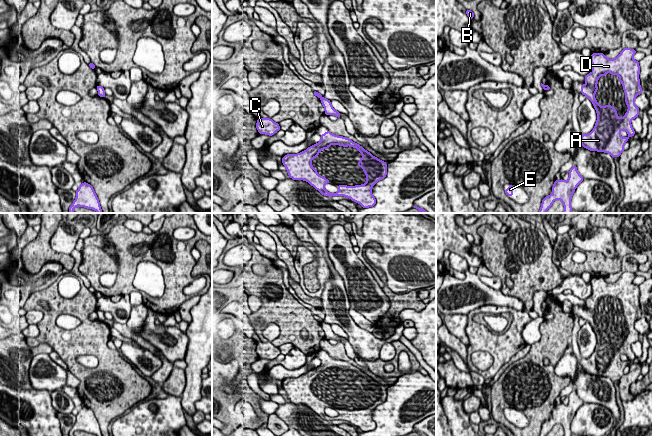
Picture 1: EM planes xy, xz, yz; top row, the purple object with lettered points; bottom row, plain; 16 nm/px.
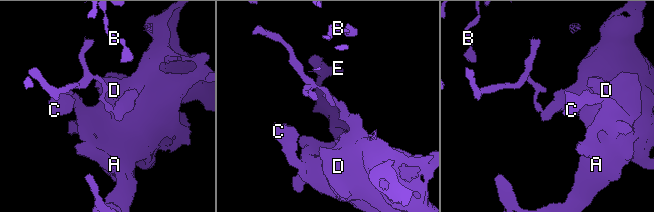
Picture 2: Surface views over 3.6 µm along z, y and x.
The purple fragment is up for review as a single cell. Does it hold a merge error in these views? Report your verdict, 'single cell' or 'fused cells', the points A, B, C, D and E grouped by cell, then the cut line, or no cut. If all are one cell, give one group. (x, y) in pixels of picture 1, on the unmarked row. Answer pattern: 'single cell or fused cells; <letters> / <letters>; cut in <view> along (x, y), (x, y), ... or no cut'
fused cells; A C D E / B; cut in yz along (545, 309), (543, 312)

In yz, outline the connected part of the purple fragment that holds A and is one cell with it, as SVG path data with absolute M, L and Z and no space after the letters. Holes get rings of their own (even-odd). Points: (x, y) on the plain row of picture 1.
M624 272L614 283L606 282L604 277L591 278L592 294L584 300L586 308L581 308L580 315L590 323L597 336L593 354L589 358L582 358L580 362L581 369L590 375L609 377L613 382L619 381L624 375L625 367L635 359L631 345L639 340L635 322L642 317L639 285L633 283L635 277L635 273ZM607 297L618 299L623 309L628 334L622 342L617 339L613 330L606 328L601 331L595 323L599 301L604 301Z

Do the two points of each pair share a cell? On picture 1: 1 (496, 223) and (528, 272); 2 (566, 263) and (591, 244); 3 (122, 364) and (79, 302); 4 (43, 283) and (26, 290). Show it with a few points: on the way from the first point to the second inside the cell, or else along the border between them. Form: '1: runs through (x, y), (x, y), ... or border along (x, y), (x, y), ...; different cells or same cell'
1: border along (476, 229), (481, 225), (490, 224), (499, 232); different cells
2: border along (614, 238), (614, 257), (594, 252); different cells
3: runs through (105, 352), (91, 338), (89, 327), (84, 319); same cell
4: runs through (39, 283), (33, 283), (30, 286); same cell

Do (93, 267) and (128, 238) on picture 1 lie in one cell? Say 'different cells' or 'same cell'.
same cell

